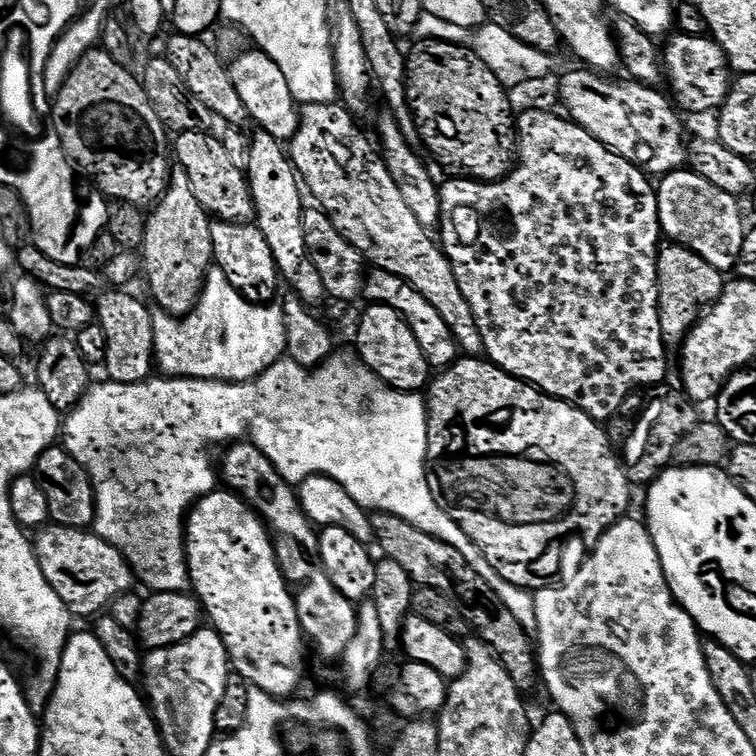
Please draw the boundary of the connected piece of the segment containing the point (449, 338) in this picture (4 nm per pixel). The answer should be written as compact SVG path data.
M372 268L364 277L362 296L369 305L388 306L401 315L402 319L414 330L414 338L418 338L418 346L422 346L422 354L426 354L429 369L443 370L456 363L461 350L456 345L450 326L446 326L442 314L438 314L438 310L434 310L434 306L430 306L430 302L426 302L426 298L418 294L414 286L410 286L410 282L398 278L398 274L390 274L381 268Z

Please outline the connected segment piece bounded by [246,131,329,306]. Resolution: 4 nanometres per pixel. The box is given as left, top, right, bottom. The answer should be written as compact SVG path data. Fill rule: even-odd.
M257 131L252 145L248 148L246 175L252 187L252 198L256 203L255 223L262 230L266 242L270 242L270 252L280 271L281 281L288 284L293 293L299 296L304 304L317 306L329 299L322 277L308 254L306 233L303 230L303 216L306 202L300 197L302 181L292 165L285 145L275 140L270 134Z

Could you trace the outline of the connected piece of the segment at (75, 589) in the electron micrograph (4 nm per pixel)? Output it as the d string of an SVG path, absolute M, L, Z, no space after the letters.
M48 526L37 536L40 537L35 537L34 547L40 563L39 575L44 575L53 594L62 603L68 604L74 615L99 617L107 609L104 608L107 604L114 603L134 585L134 573L124 555L95 531Z

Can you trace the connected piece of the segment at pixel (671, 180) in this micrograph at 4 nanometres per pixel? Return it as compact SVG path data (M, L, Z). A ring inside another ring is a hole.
M690 168L661 177L656 189L661 233L671 243L694 250L719 272L728 274L735 271L746 235L739 199L720 190Z

